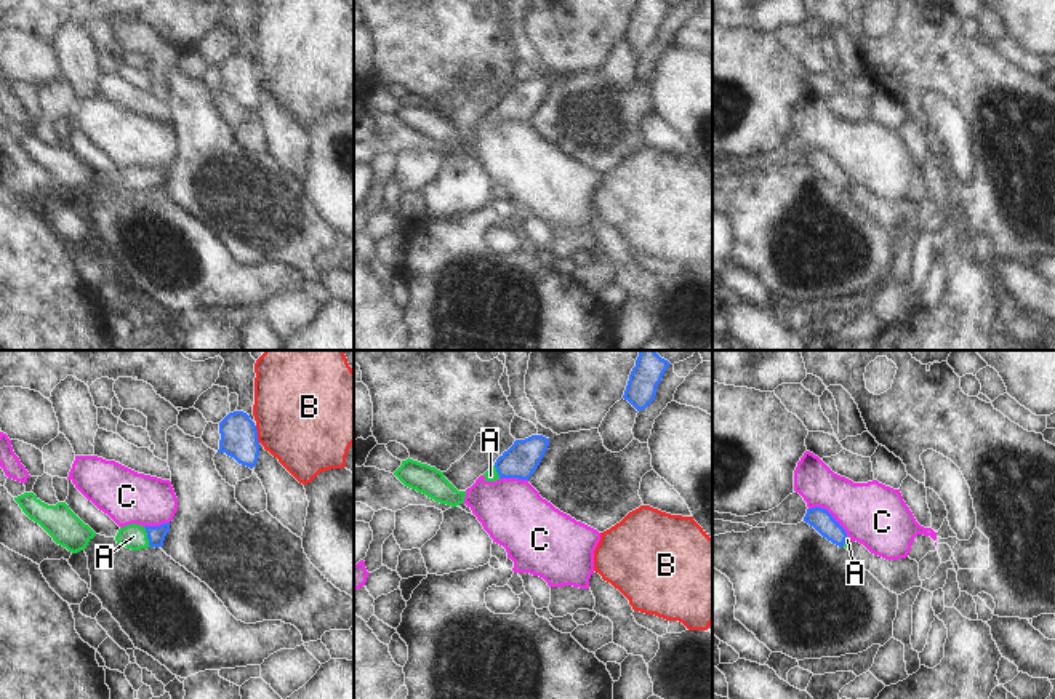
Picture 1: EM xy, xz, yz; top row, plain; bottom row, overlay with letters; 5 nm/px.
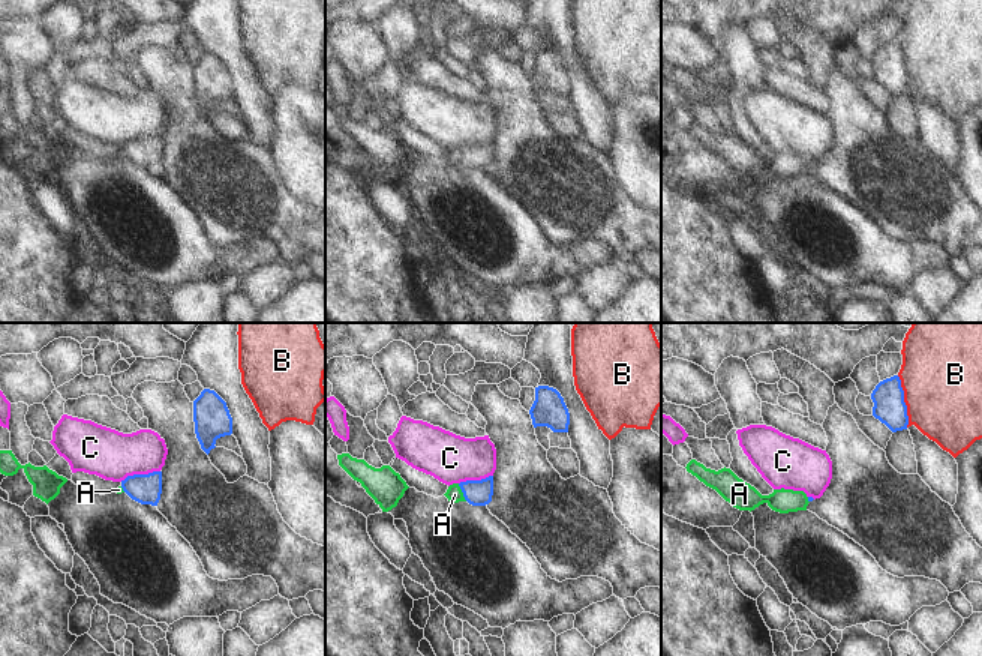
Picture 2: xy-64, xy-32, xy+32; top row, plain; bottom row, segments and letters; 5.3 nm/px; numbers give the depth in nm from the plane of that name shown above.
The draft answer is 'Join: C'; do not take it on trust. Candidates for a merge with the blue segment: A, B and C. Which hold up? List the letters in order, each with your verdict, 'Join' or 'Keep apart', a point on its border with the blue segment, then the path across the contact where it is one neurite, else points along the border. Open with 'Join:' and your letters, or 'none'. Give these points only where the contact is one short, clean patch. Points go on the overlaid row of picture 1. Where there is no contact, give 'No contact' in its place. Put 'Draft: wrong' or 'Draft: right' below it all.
Join: A
A: Join. Touches blue at xy (148, 536). Path across: xy (156, 535), (148, 536), (133, 536)
B: Keep apart. Touches blue at xy (256, 434). Boundary: xy (255, 426), (260, 442)
C: Keep apart. Touches blue at yz (830, 514). Boundary: yz (809, 507), (823, 507), (847, 535)
Draft: wrong

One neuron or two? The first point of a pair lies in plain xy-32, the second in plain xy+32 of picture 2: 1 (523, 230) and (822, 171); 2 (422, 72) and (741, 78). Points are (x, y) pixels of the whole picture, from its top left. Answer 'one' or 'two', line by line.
1: two
2: two

